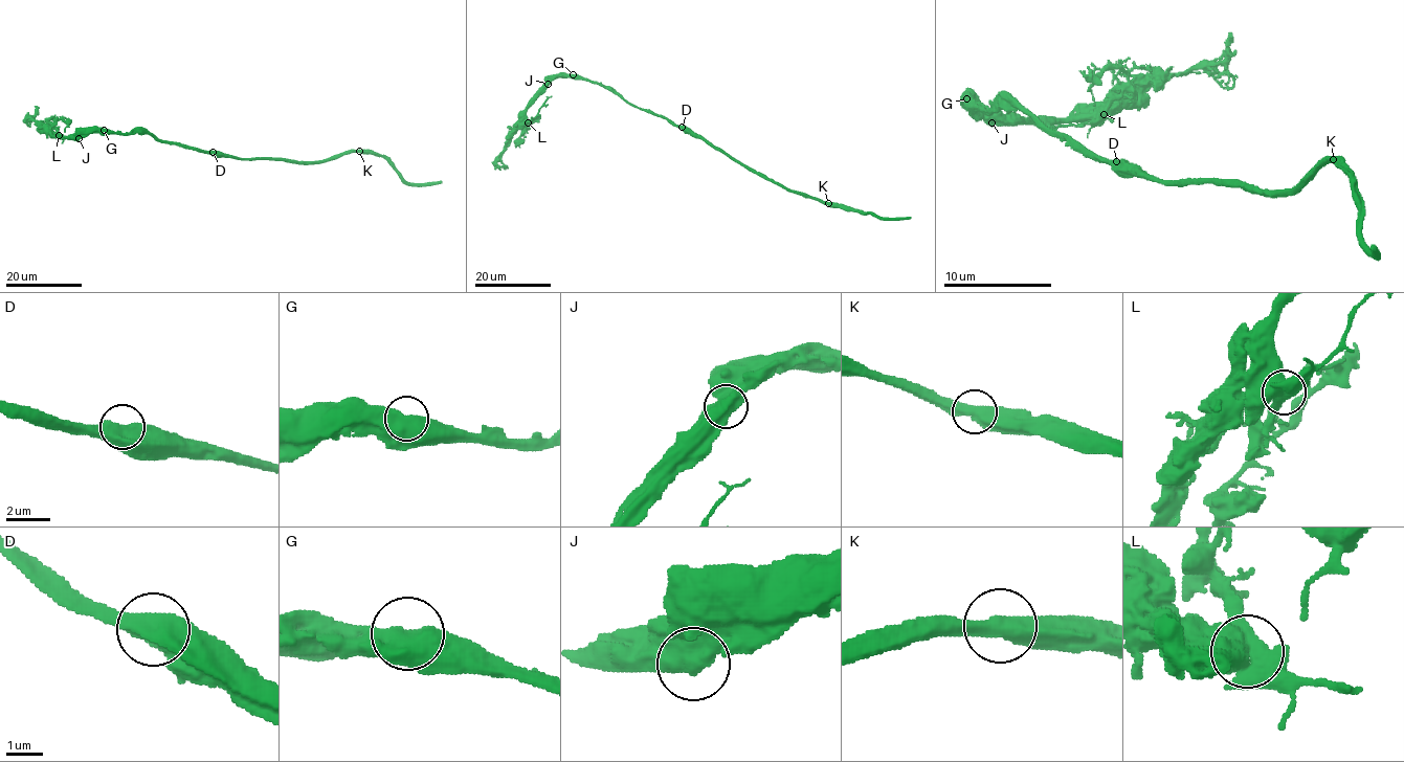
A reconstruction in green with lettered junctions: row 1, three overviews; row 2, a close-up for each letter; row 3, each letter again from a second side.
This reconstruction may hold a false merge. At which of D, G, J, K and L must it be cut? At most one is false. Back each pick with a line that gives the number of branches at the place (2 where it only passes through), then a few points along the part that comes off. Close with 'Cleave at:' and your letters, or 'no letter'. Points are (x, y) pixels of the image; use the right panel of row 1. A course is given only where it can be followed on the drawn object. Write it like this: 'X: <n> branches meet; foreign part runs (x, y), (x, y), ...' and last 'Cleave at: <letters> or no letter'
L: 3 branches meet; foreign part runs (1102, 115), (1119, 88), (1116, 68), (1108, 68), (1092, 85), (1094, 104)
Cleave at: L

